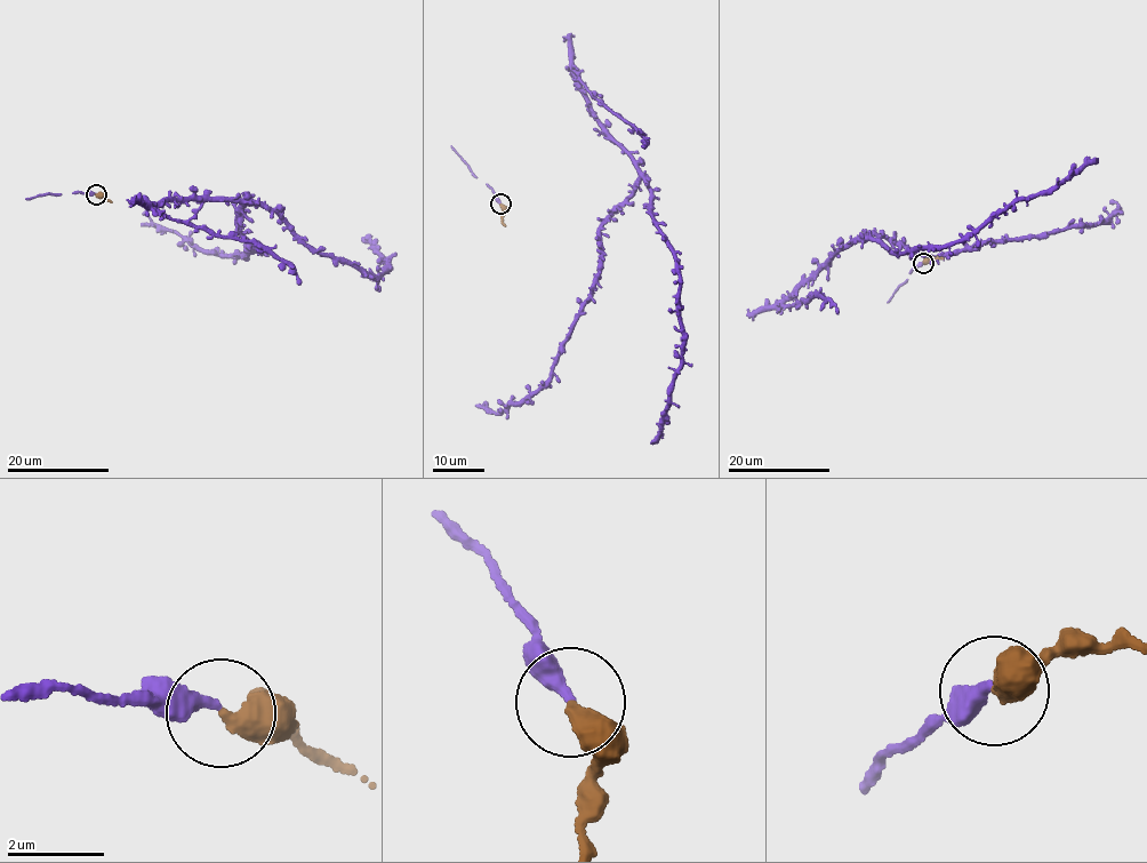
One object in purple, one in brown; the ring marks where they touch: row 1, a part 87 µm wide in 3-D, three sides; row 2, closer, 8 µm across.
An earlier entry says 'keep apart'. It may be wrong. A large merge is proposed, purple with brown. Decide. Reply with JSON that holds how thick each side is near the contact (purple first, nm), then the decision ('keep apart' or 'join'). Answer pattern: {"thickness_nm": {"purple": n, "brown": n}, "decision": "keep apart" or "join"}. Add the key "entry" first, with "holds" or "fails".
{"entry": "holds", "thickness_nm": {"purple": 300, "brown": 420}, "decision": "keep apart"}

